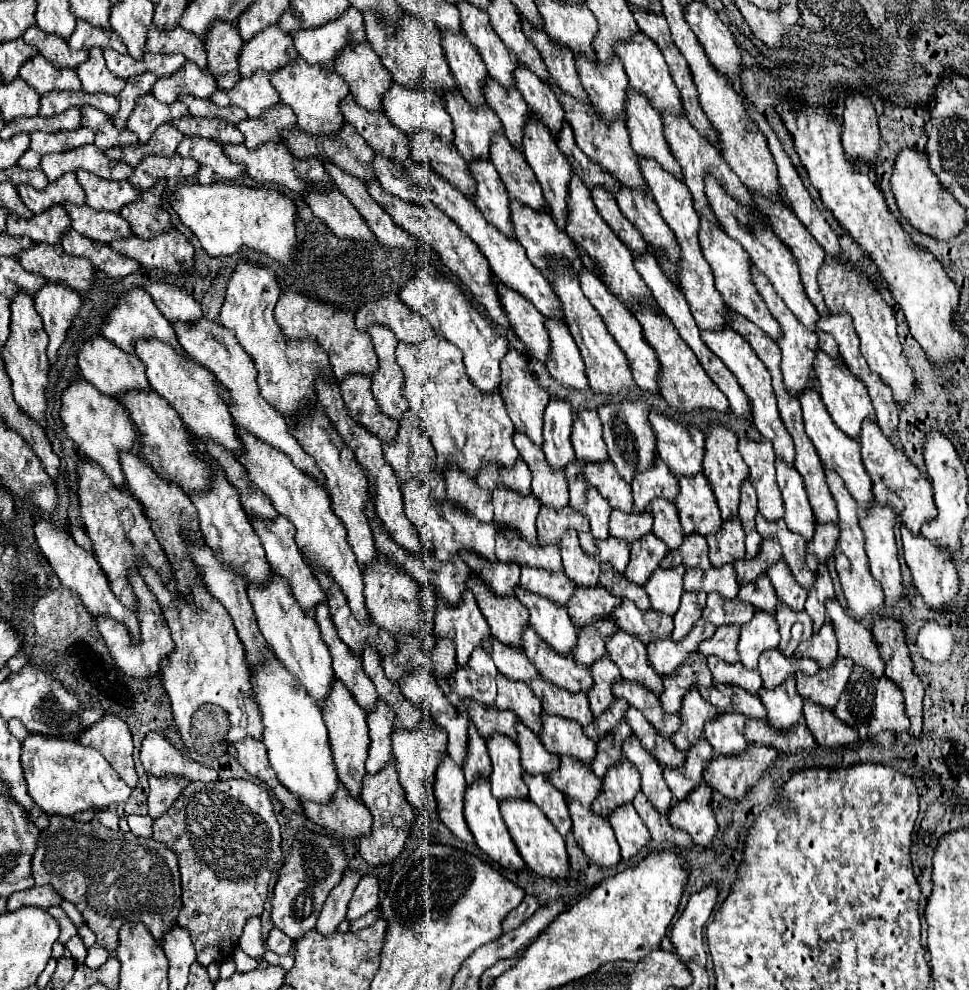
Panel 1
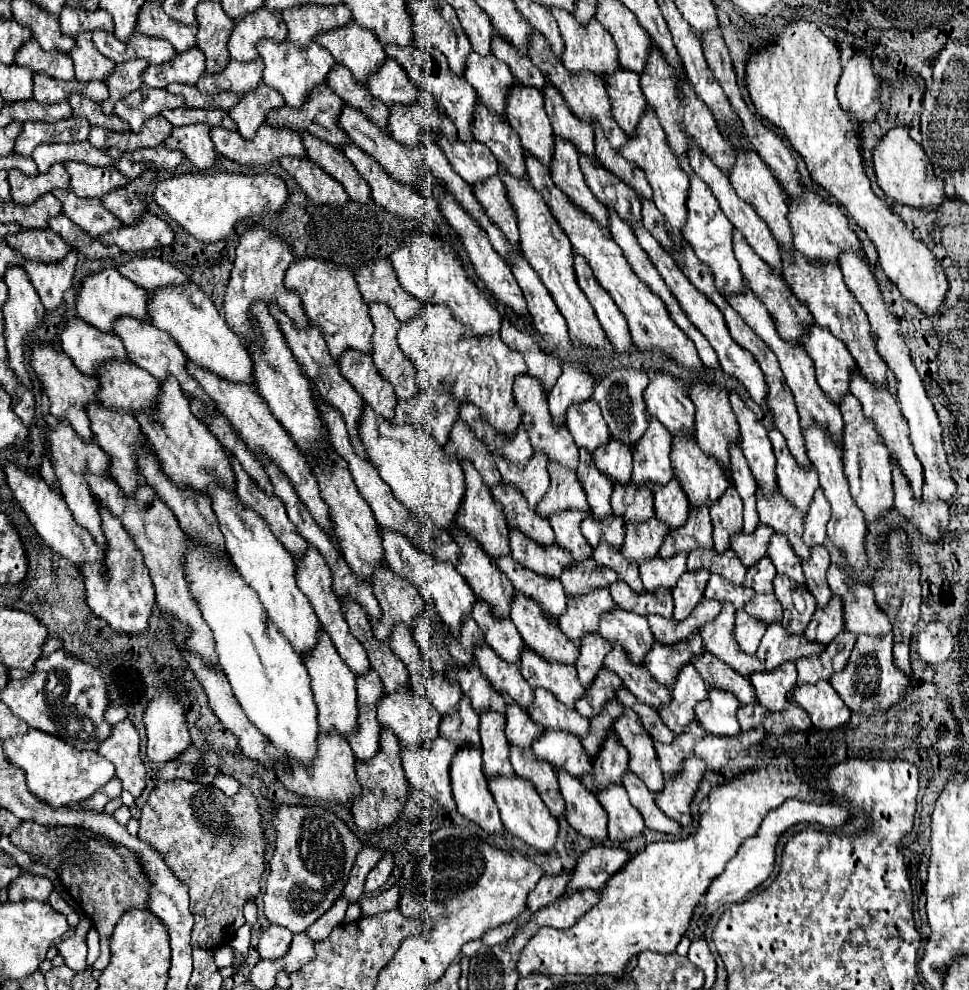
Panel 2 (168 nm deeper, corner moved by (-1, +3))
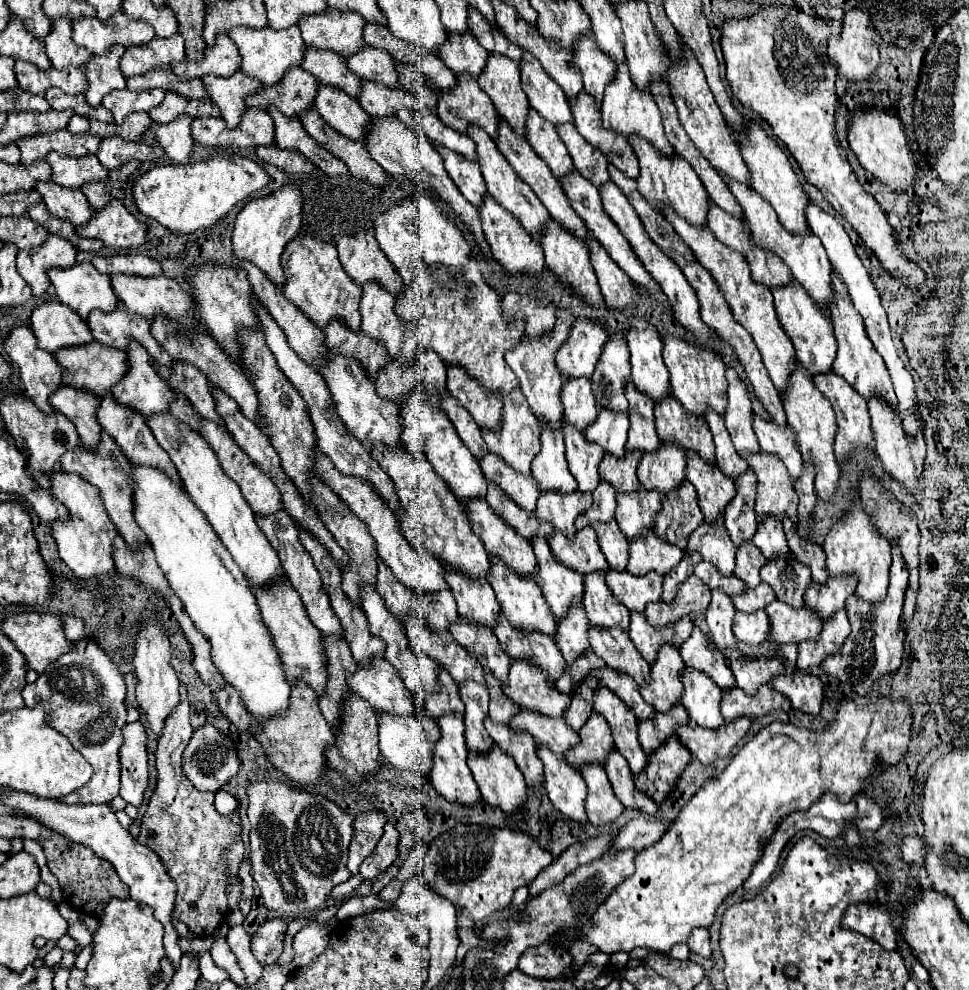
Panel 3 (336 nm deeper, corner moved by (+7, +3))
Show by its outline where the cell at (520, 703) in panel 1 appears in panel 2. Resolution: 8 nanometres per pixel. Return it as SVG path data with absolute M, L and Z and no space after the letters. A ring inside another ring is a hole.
M486 643L476 647L474 661L482 671L482 675L494 685L498 693L510 695L524 711L532 707L534 689L528 685L528 681L524 681L516 665L508 665L506 661L502 661Z

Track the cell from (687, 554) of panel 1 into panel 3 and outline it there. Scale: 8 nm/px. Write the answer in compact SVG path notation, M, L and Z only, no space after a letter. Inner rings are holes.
M684 481L684 485L680 485L672 497L662 497L662 509L656 515L656 533L684 551L690 533L702 521L704 515L696 501L696 489L692 483Z

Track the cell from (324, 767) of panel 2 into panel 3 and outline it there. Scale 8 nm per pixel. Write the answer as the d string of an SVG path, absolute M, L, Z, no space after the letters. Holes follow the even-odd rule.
M290 681L292 693L290 693L290 707L284 717L270 717L268 721L262 723L262 729L256 729L254 737L262 743L268 759L282 771L286 773L292 781L302 783L302 785L312 785L320 783L320 775L326 763L326 747L334 741L332 729L322 717L318 709L318 699L308 685L296 685L296 681Z

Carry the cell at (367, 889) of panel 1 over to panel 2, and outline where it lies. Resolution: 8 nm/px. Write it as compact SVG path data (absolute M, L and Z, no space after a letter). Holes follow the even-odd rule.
M384 855L378 861L378 865L368 873L364 883L364 893L374 893L376 889L380 889L388 881L390 871L392 871L392 855Z

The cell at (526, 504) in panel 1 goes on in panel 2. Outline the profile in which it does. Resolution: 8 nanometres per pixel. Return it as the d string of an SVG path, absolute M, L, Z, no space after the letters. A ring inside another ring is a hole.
M498 453L494 455L494 459L496 459L496 467L502 475L502 481L520 489L520 493L524 493L524 497L528 501L528 507L532 511L536 511L536 507L540 505L542 497L546 495L546 491L550 487L544 453L534 453L526 467L516 467L516 465L504 461Z

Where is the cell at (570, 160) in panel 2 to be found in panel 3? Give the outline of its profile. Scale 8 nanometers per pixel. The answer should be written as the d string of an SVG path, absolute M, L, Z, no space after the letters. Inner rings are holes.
M534 109L528 111L526 139L532 145L532 149L548 163L556 177L568 173L568 169L574 169L566 145L556 135L556 127L550 121L544 121L544 117L540 117Z

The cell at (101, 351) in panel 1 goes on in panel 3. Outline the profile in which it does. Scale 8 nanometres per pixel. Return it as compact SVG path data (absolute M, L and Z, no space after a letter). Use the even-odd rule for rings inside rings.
M44 301L38 305L30 315L30 327L38 339L38 347L48 353L94 341L80 315L60 305L60 301Z

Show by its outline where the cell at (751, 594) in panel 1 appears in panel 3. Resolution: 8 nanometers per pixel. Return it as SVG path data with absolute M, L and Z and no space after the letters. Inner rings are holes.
M752 541L744 543L738 547L736 551L736 569L734 575L740 577L750 589L760 585L760 569L766 565L766 557L760 553L760 549L756 549L756 545L752 545Z

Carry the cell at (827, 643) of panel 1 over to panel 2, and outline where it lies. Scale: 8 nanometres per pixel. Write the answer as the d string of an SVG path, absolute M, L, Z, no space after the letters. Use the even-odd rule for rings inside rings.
M832 597L824 609L816 609L812 621L808 623L804 637L808 641L828 645L842 633L844 617L842 617L842 603L840 597Z

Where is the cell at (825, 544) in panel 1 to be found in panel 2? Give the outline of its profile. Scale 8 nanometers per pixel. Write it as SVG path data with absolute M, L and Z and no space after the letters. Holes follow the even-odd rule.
M818 489L814 493L808 515L804 517L804 543L808 547L824 543L824 539L826 539L826 523L830 521L830 515L832 515L832 511L830 511L828 499Z

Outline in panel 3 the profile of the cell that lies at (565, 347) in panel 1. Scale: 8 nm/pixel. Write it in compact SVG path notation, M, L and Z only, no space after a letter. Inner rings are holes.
M486 193L480 209L480 221L482 221L482 231L484 237L492 249L494 259L498 259L498 263L508 269L510 273L516 271L528 271L528 273L536 273L540 275L544 271L544 253L538 241L534 241L530 237L530 233L520 225L520 221L516 221L516 217L512 217L512 213L508 213L506 209L502 209L502 205L498 205L494 201L494 197L490 193Z

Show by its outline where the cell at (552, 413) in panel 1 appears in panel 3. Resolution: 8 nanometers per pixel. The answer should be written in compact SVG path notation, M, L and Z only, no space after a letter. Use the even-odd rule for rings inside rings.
M580 317L570 331L568 341L558 351L556 365L562 371L562 379L570 377L592 377L594 365L608 341L608 331L604 323Z

